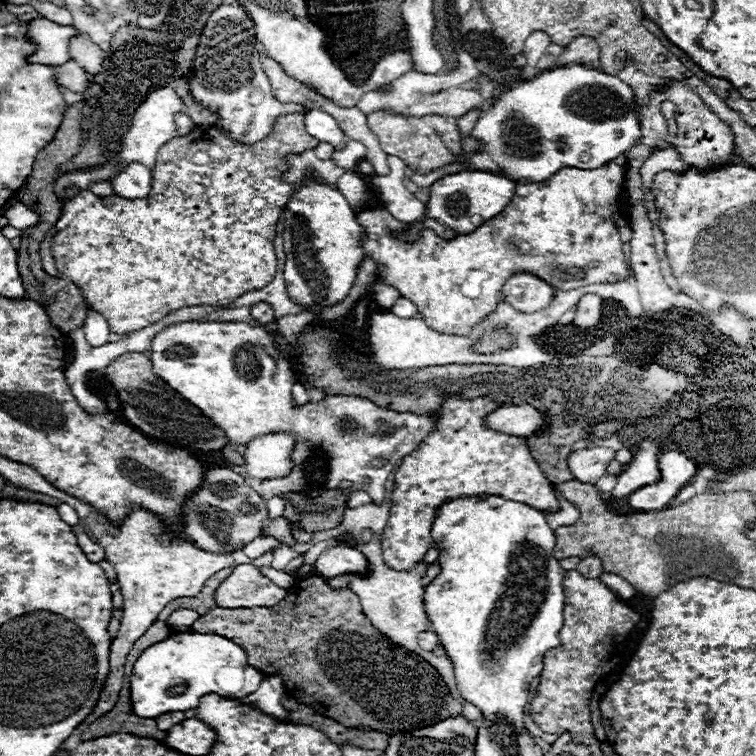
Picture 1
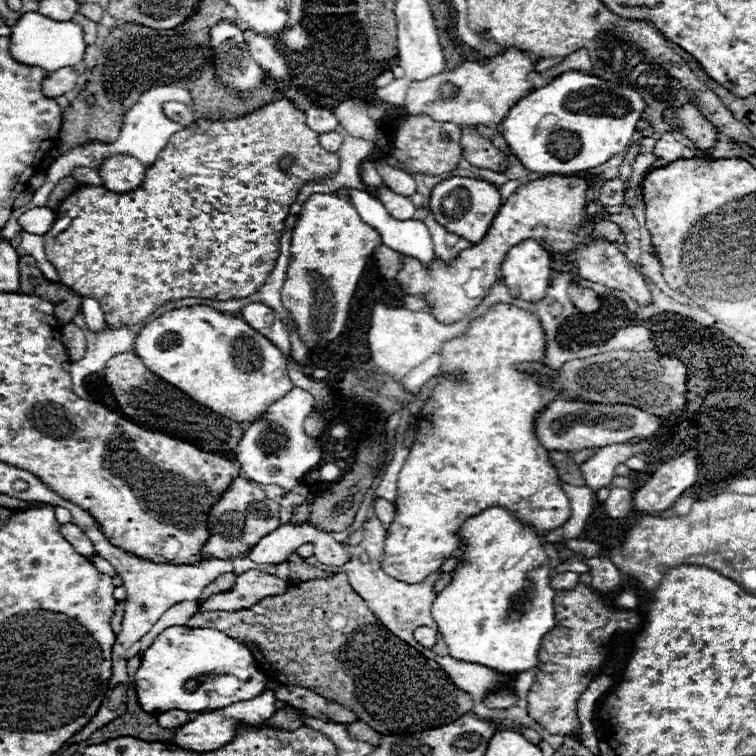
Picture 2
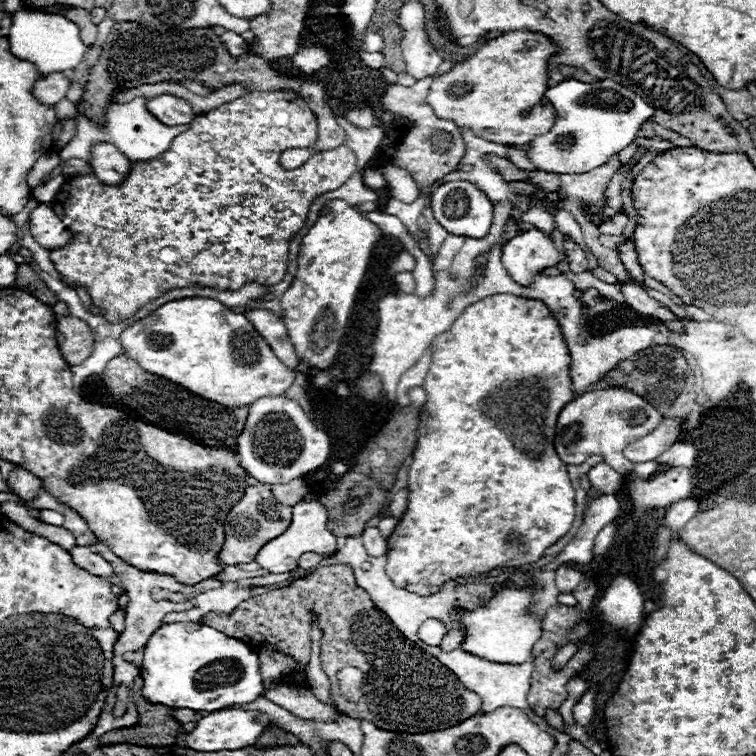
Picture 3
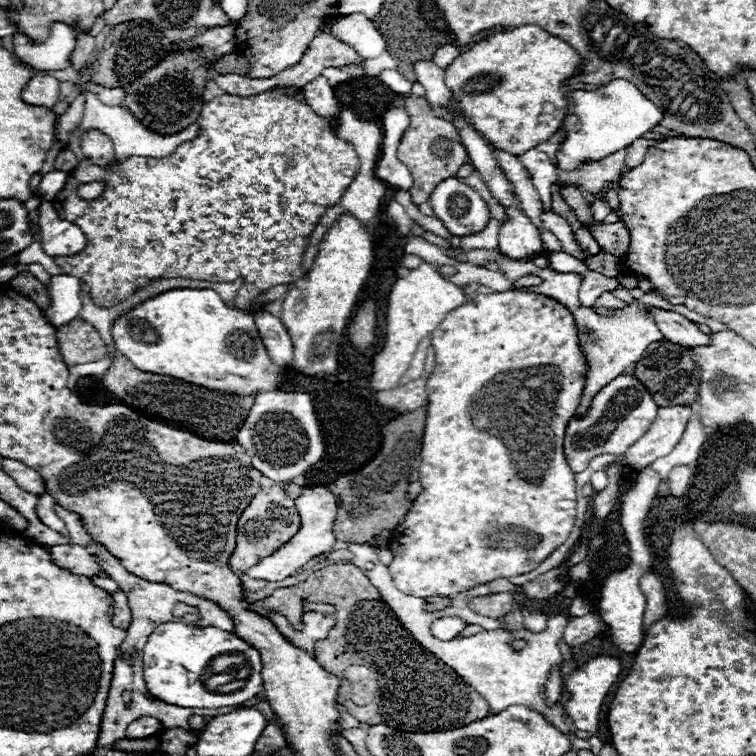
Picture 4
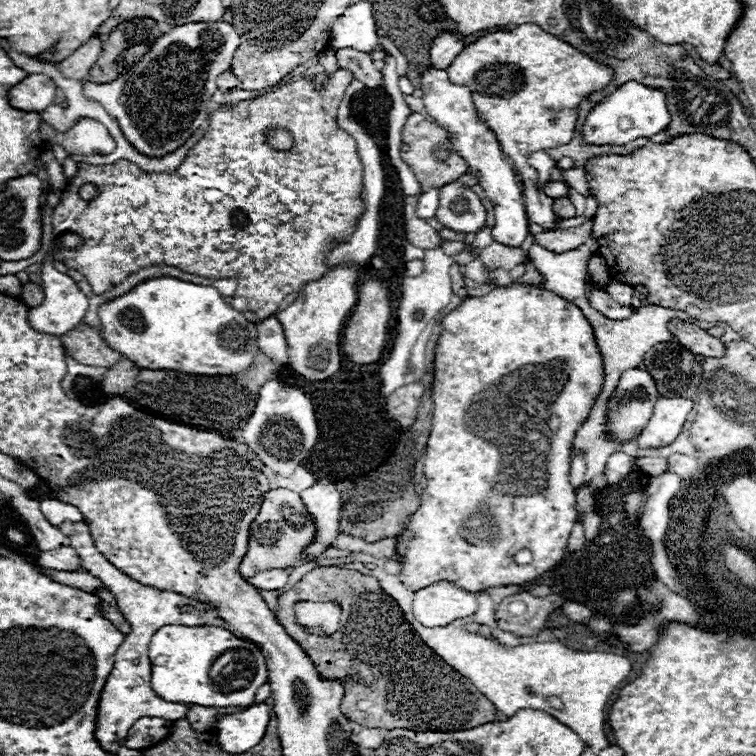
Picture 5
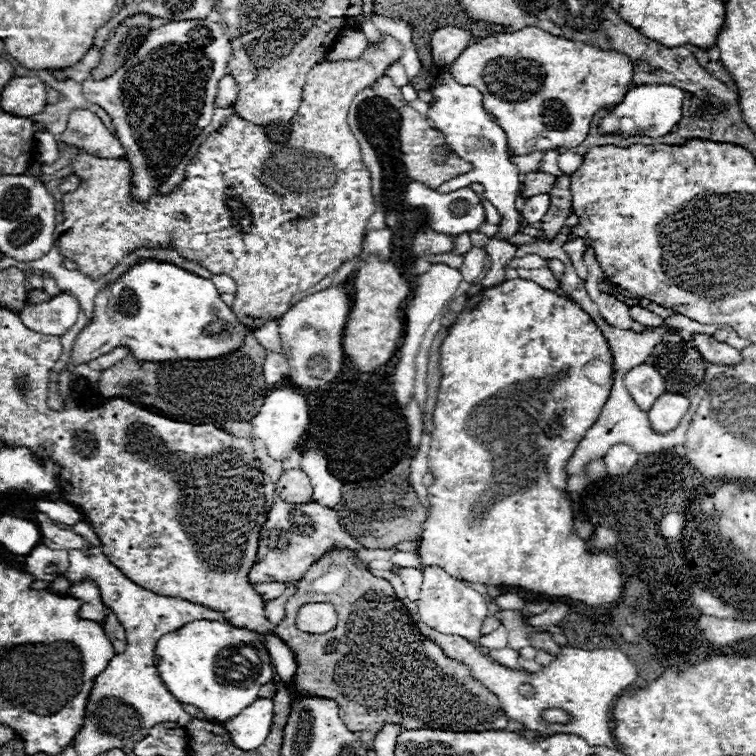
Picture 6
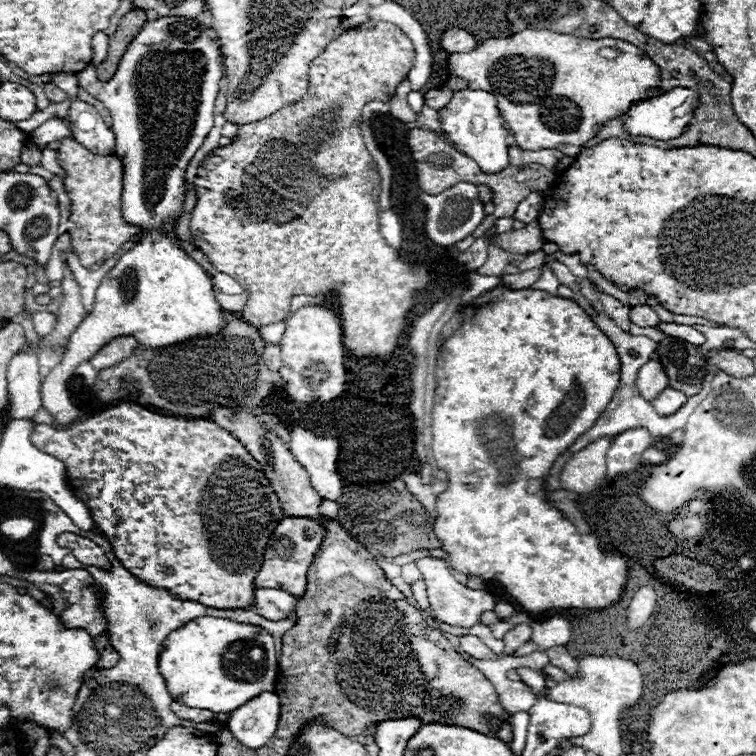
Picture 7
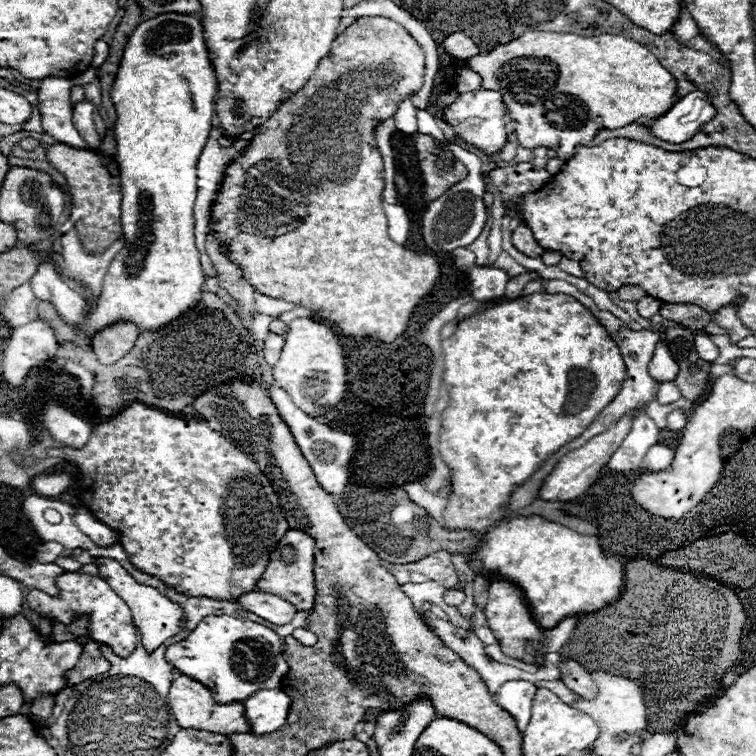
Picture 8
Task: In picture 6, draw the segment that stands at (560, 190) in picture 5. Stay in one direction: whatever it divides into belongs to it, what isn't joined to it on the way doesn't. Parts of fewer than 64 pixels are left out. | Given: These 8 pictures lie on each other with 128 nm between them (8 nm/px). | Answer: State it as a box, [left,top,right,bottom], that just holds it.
[524,172,556,196]

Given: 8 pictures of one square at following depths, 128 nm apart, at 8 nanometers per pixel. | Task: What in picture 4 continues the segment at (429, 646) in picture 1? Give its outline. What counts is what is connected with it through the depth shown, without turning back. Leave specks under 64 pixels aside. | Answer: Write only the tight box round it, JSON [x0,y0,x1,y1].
[432,618,466,640]

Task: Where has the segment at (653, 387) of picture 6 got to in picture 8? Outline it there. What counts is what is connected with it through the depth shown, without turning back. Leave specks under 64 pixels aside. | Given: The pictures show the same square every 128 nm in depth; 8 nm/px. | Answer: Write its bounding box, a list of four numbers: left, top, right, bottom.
[648,340,678,384]

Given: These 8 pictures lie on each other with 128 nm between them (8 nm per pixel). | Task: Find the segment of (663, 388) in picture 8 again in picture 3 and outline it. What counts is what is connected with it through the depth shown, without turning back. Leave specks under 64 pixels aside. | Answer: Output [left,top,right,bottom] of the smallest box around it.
[624,418,682,464]

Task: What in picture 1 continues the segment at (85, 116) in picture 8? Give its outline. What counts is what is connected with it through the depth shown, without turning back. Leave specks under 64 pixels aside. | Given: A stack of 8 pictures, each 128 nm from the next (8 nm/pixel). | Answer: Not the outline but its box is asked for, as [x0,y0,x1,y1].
[110,162,152,200]

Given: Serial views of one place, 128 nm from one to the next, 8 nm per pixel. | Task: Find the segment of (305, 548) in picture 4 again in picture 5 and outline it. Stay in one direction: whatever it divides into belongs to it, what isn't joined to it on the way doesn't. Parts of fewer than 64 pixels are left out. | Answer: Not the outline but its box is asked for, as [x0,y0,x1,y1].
[248,480,340,590]

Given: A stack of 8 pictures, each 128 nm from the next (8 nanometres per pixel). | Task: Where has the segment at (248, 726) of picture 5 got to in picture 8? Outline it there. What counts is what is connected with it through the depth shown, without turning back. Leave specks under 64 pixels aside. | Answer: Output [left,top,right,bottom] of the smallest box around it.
[244,688,290,736]

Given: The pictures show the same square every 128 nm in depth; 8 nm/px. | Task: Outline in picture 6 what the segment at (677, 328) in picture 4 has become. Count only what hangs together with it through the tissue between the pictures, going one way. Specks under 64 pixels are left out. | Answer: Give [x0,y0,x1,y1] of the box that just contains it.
[690,334,740,364]

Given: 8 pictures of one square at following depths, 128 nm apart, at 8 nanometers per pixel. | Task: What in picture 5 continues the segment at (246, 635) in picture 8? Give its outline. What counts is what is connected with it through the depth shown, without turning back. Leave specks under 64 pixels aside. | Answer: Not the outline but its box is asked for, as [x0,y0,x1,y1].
[148,626,268,708]

